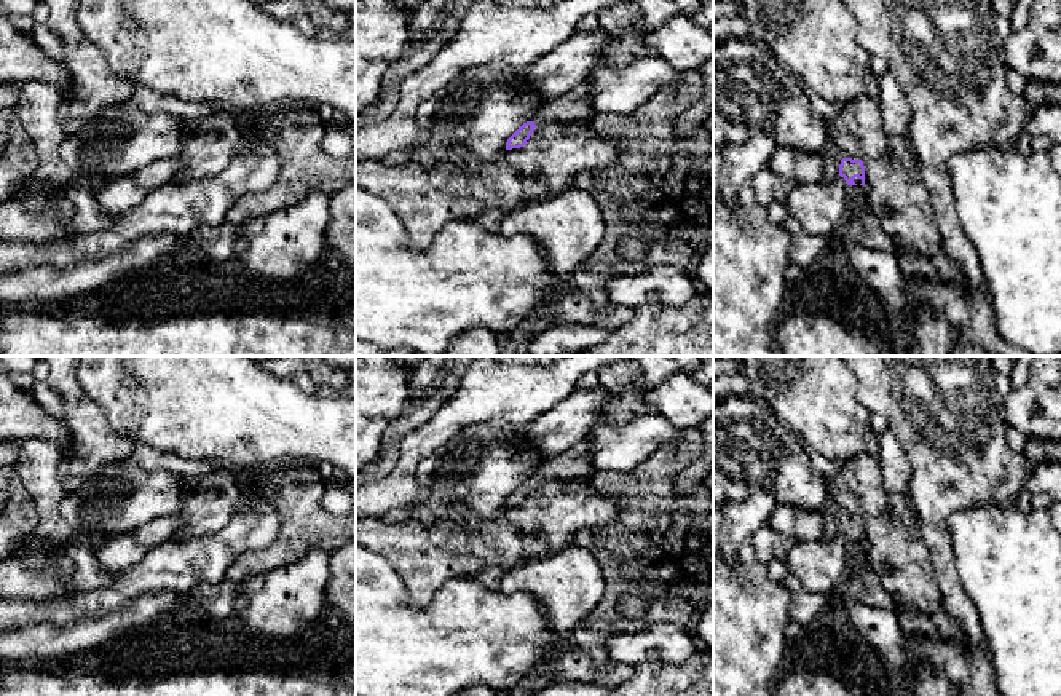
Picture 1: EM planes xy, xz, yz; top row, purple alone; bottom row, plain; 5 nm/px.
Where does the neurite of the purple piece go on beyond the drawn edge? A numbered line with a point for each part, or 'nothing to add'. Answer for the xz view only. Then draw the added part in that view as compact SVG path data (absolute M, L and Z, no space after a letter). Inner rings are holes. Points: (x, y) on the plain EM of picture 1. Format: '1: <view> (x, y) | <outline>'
1: xz (575, 463) | M582 441L566 452L542 461L533 479L536 484L549 480L578 480L587 479L592 473L592 450L589 442Z

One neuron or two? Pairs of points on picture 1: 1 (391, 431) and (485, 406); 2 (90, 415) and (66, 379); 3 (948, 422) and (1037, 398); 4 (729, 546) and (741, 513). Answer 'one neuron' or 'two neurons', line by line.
1: two neurons
2: one neuron
3: two neurons
4: one neuron

